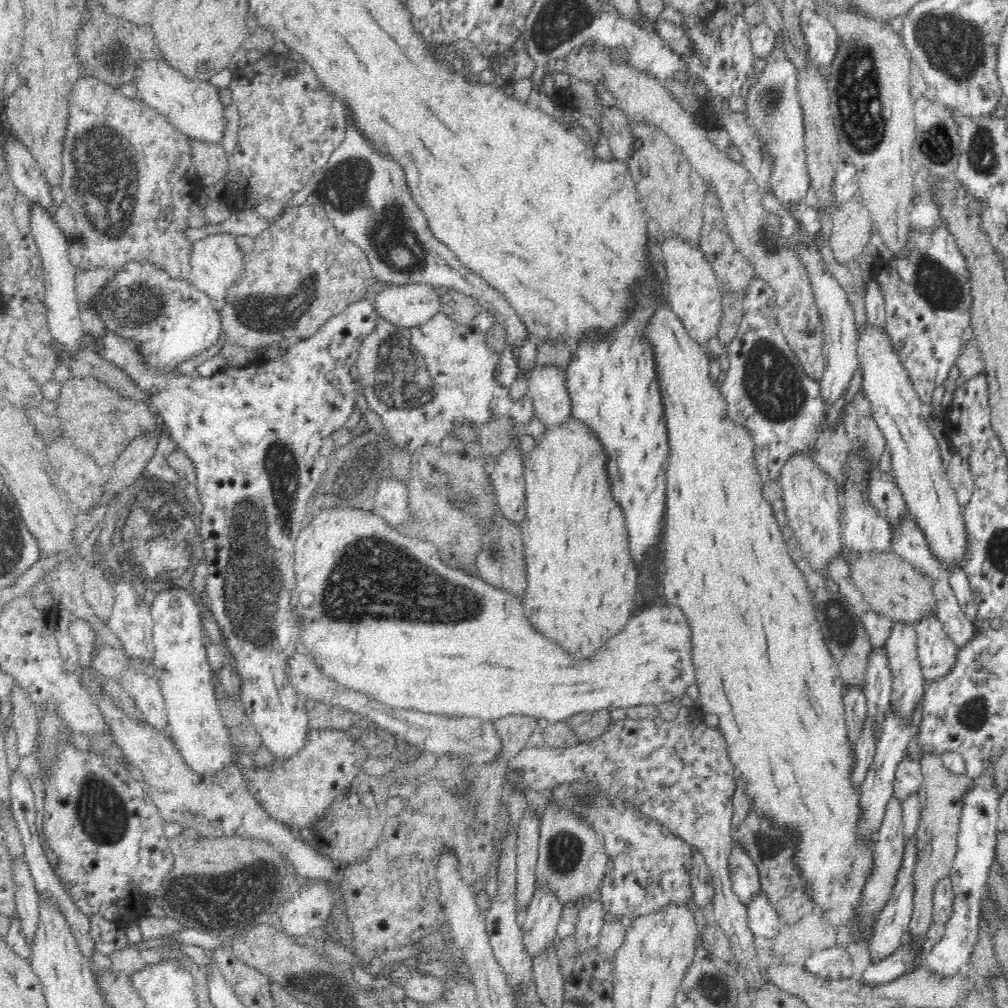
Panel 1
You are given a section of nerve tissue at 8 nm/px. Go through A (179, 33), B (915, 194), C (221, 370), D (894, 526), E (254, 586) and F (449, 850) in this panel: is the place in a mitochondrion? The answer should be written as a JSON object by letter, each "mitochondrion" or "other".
{"A":"other","B":"other","C":"other","D":"other","E":"mitochondrion","F":"other"}

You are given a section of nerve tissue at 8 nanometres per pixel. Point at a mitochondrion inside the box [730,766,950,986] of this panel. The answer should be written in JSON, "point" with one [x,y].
{"point":[769,845]}

